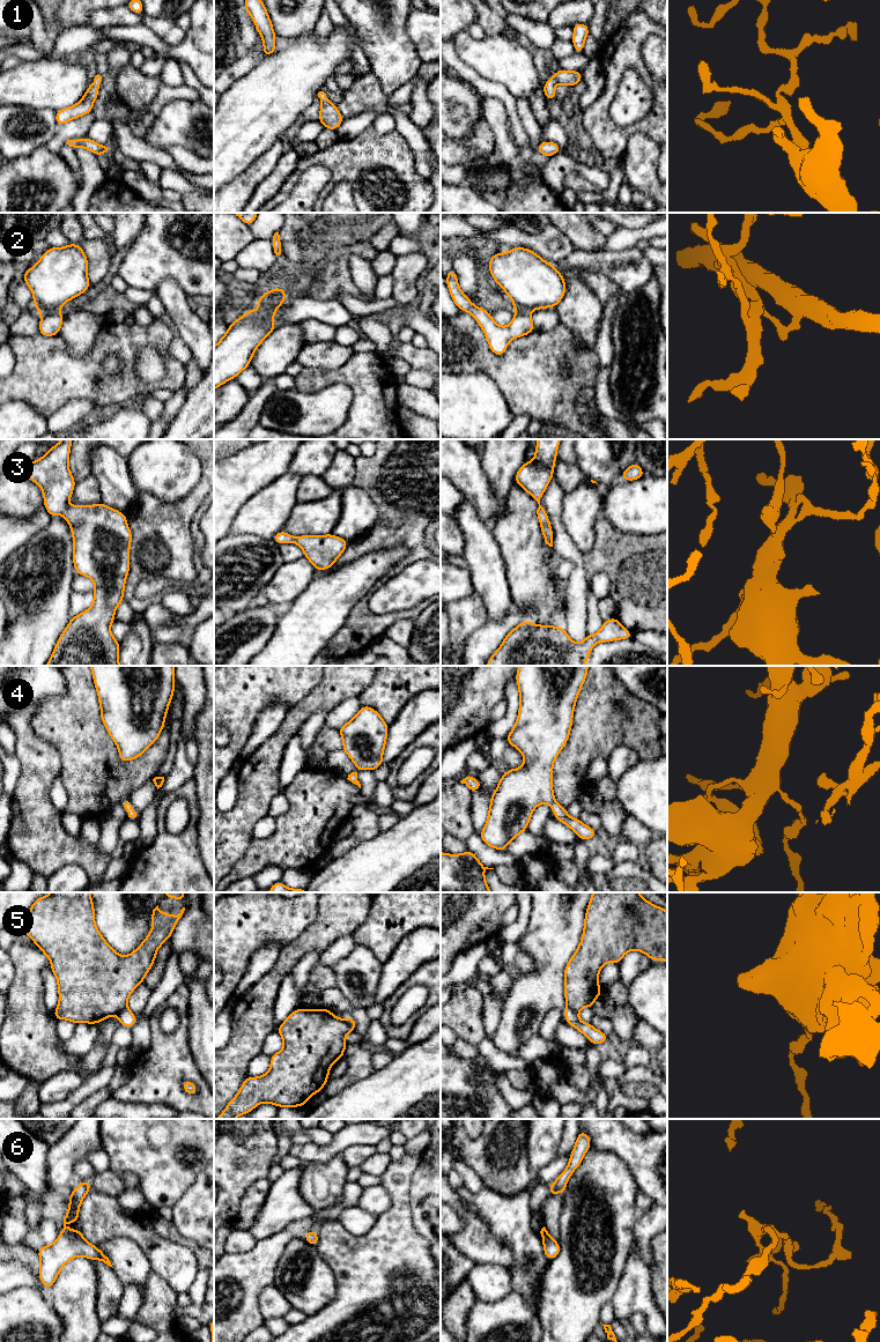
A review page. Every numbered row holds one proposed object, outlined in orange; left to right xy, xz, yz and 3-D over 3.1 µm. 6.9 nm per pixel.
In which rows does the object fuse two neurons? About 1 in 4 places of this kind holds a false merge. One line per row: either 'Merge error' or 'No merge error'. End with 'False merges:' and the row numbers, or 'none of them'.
1: No merge error
2: Merge error
3: No merge error
4: No merge error
5: Merge error
6: No merge error
False merges: 2, 5

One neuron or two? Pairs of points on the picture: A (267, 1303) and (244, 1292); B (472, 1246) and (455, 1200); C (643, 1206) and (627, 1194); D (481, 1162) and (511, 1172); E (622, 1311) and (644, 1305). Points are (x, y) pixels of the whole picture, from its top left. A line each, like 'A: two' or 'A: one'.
A: two
B: one
C: two
D: one
E: one

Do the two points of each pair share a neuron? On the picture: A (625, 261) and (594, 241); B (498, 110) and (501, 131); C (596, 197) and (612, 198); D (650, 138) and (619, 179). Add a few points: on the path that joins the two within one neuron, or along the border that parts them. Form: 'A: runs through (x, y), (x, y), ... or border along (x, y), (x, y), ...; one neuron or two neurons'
A: border along (576, 247), (603, 250); two neurons
B: runs through (498, 115), (498, 126); one neuron
C: runs through (599, 197), (608, 197); one neuron
D: border along (622, 152), (626, 154), (623, 168), (626, 176); two neurons

